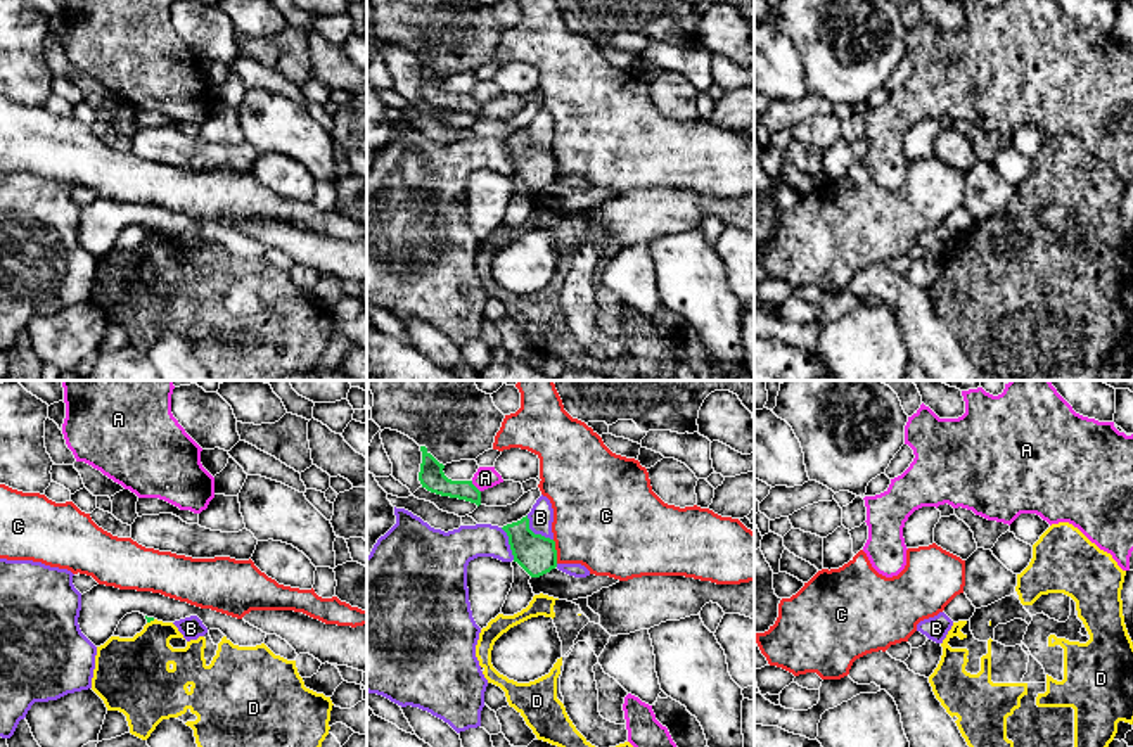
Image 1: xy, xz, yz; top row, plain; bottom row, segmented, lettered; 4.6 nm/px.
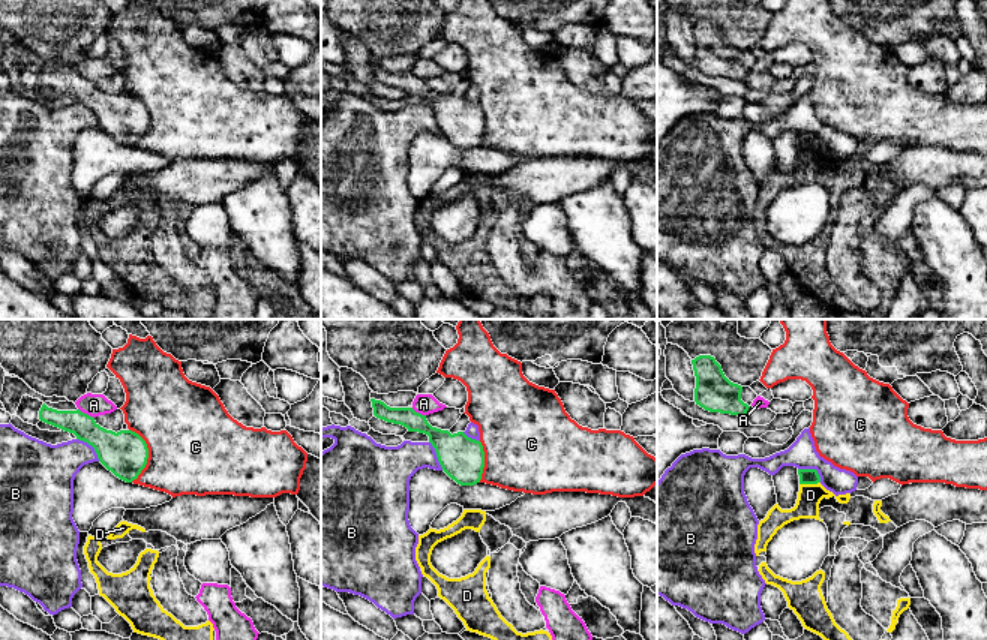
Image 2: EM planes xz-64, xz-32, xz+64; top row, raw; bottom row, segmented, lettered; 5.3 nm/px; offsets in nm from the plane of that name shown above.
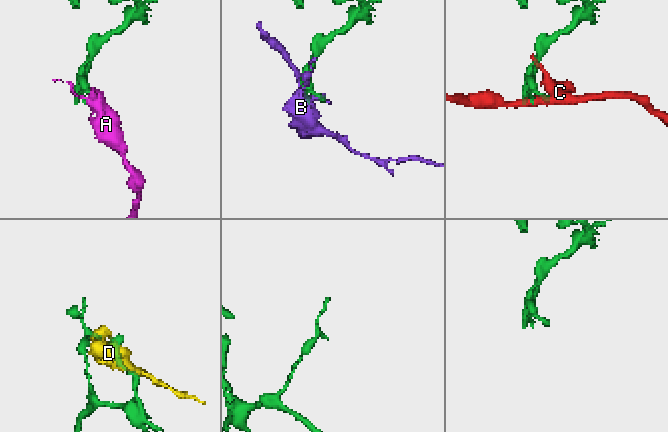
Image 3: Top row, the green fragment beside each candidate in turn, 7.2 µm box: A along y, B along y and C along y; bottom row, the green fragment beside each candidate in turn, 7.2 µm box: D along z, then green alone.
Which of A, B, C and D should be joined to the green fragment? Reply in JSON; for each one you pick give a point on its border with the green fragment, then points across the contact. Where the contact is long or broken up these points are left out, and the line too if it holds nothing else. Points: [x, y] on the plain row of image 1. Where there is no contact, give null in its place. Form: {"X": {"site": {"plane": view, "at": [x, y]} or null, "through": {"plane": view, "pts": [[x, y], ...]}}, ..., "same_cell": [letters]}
{"same_cell": []}

